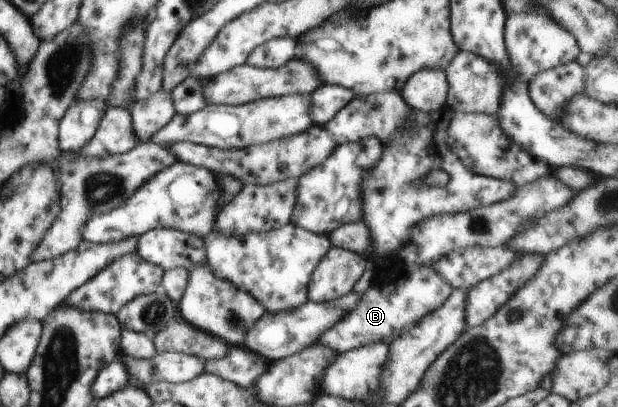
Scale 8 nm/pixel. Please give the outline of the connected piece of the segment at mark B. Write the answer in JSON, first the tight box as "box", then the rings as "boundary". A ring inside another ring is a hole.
{"box":[314,266,454,352],"boundary":[[[412,266],[410,274],[405,274],[399,282],[392,285],[373,286],[362,294],[362,300],[354,304],[330,330],[324,330],[314,344],[328,346],[328,350],[347,352],[372,342],[390,345],[402,332],[418,322],[422,316],[441,308],[450,298],[454,288],[446,283],[442,274],[431,267]]]}

